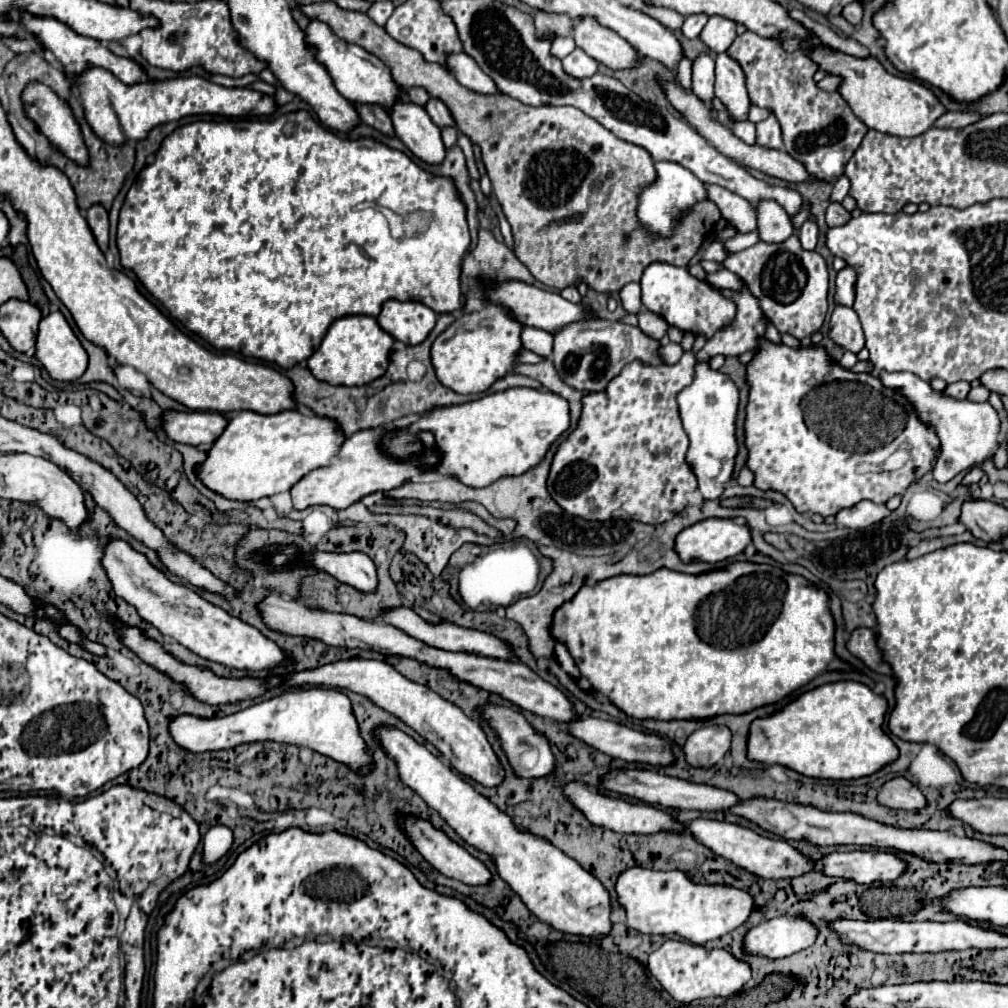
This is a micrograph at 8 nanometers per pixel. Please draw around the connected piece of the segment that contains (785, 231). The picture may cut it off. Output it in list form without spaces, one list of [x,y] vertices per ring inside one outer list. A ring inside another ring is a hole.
[[[761,200],[755,206],[759,238],[769,244],[787,240],[793,234],[793,224],[789,214],[775,200]]]

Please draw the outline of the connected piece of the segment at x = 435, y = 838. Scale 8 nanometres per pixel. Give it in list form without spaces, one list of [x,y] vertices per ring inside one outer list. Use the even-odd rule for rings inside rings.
[[[411,818],[411,820],[405,824],[403,830],[407,832],[407,836],[409,836],[411,842],[415,844],[415,848],[423,854],[423,858],[425,858],[435,870],[439,870],[441,874],[445,874],[447,878],[455,878],[455,880],[459,880],[459,882],[463,882],[463,884],[467,884],[467,886],[483,886],[483,884],[489,884],[489,882],[493,880],[489,868],[487,868],[481,860],[473,858],[465,848],[461,848],[457,842],[449,840],[441,830],[435,830],[431,822],[421,820],[421,818]]]

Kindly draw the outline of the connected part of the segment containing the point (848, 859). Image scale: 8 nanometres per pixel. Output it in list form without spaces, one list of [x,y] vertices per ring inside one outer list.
[[[881,850],[831,852],[815,862],[815,866],[825,876],[847,878],[857,884],[893,882],[905,872],[905,862],[897,854]]]

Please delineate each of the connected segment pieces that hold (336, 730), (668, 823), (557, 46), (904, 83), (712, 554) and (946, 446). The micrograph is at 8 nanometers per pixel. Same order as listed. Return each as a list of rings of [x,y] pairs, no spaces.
[[[333,688],[289,690],[225,718],[201,720],[195,716],[179,716],[171,722],[169,730],[173,740],[189,752],[229,750],[239,744],[271,740],[271,742],[311,748],[337,762],[349,764],[355,772],[361,772],[361,774],[367,774],[373,768],[371,754],[365,748],[363,738],[359,736],[359,728],[357,728],[349,698],[343,692]]]
[[[571,780],[567,784],[561,786],[563,796],[593,824],[599,828],[609,828],[613,832],[625,832],[625,834],[653,834],[659,830],[673,830],[673,832],[681,832],[683,826],[677,824],[669,814],[657,810],[655,806],[649,804],[631,804],[619,798],[611,798],[611,796],[603,796],[595,790],[591,790],[585,782],[579,780]]]
[[[559,36],[555,42],[553,42],[553,46],[551,46],[551,54],[553,56],[557,56],[557,58],[565,58],[567,54],[571,54],[575,50],[575,42],[573,42],[573,38],[571,36]]]
[[[827,46],[809,50],[809,56],[821,66],[821,70],[843,78],[843,84],[839,86],[841,96],[851,106],[855,116],[861,118],[873,130],[887,132],[893,136],[919,136],[927,132],[939,116],[947,112],[947,108],[939,102],[933,90],[929,90],[925,84],[889,74],[875,58],[859,60]]]
[[[711,518],[711,520],[701,520],[685,528],[675,540],[675,550],[683,562],[713,562],[715,564],[715,562],[723,562],[731,556],[741,554],[749,542],[751,542],[751,530],[747,524],[737,524],[729,518]]]
[[[875,372],[875,376],[885,384],[885,388],[893,388],[893,392],[901,392],[917,412],[917,418],[933,428],[937,434],[941,446],[939,456],[933,466],[933,478],[937,482],[949,482],[959,472],[973,468],[975,464],[989,458],[991,450],[997,446],[997,434],[999,434],[999,416],[993,410],[989,402],[977,404],[971,400],[953,400],[951,396],[945,396],[943,392],[933,390],[933,386],[927,380],[921,380],[919,376],[913,376],[909,372]]]

